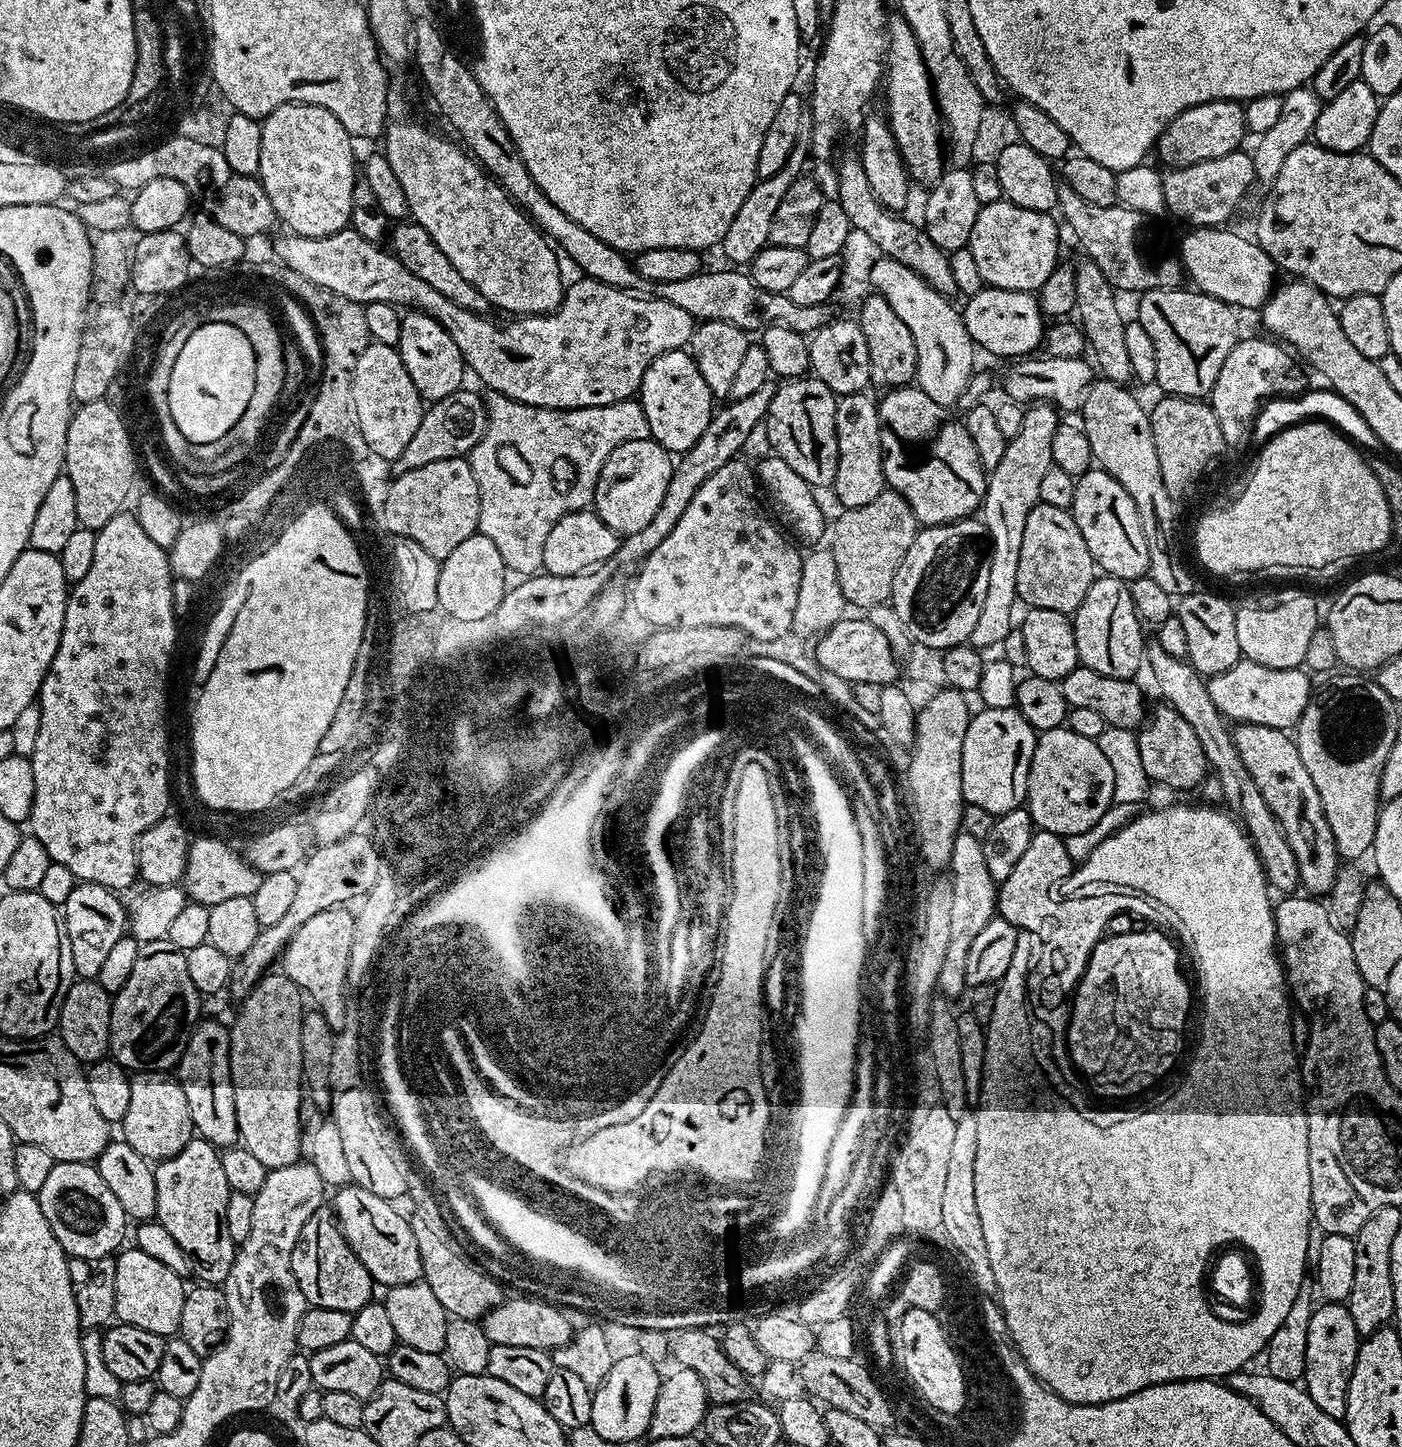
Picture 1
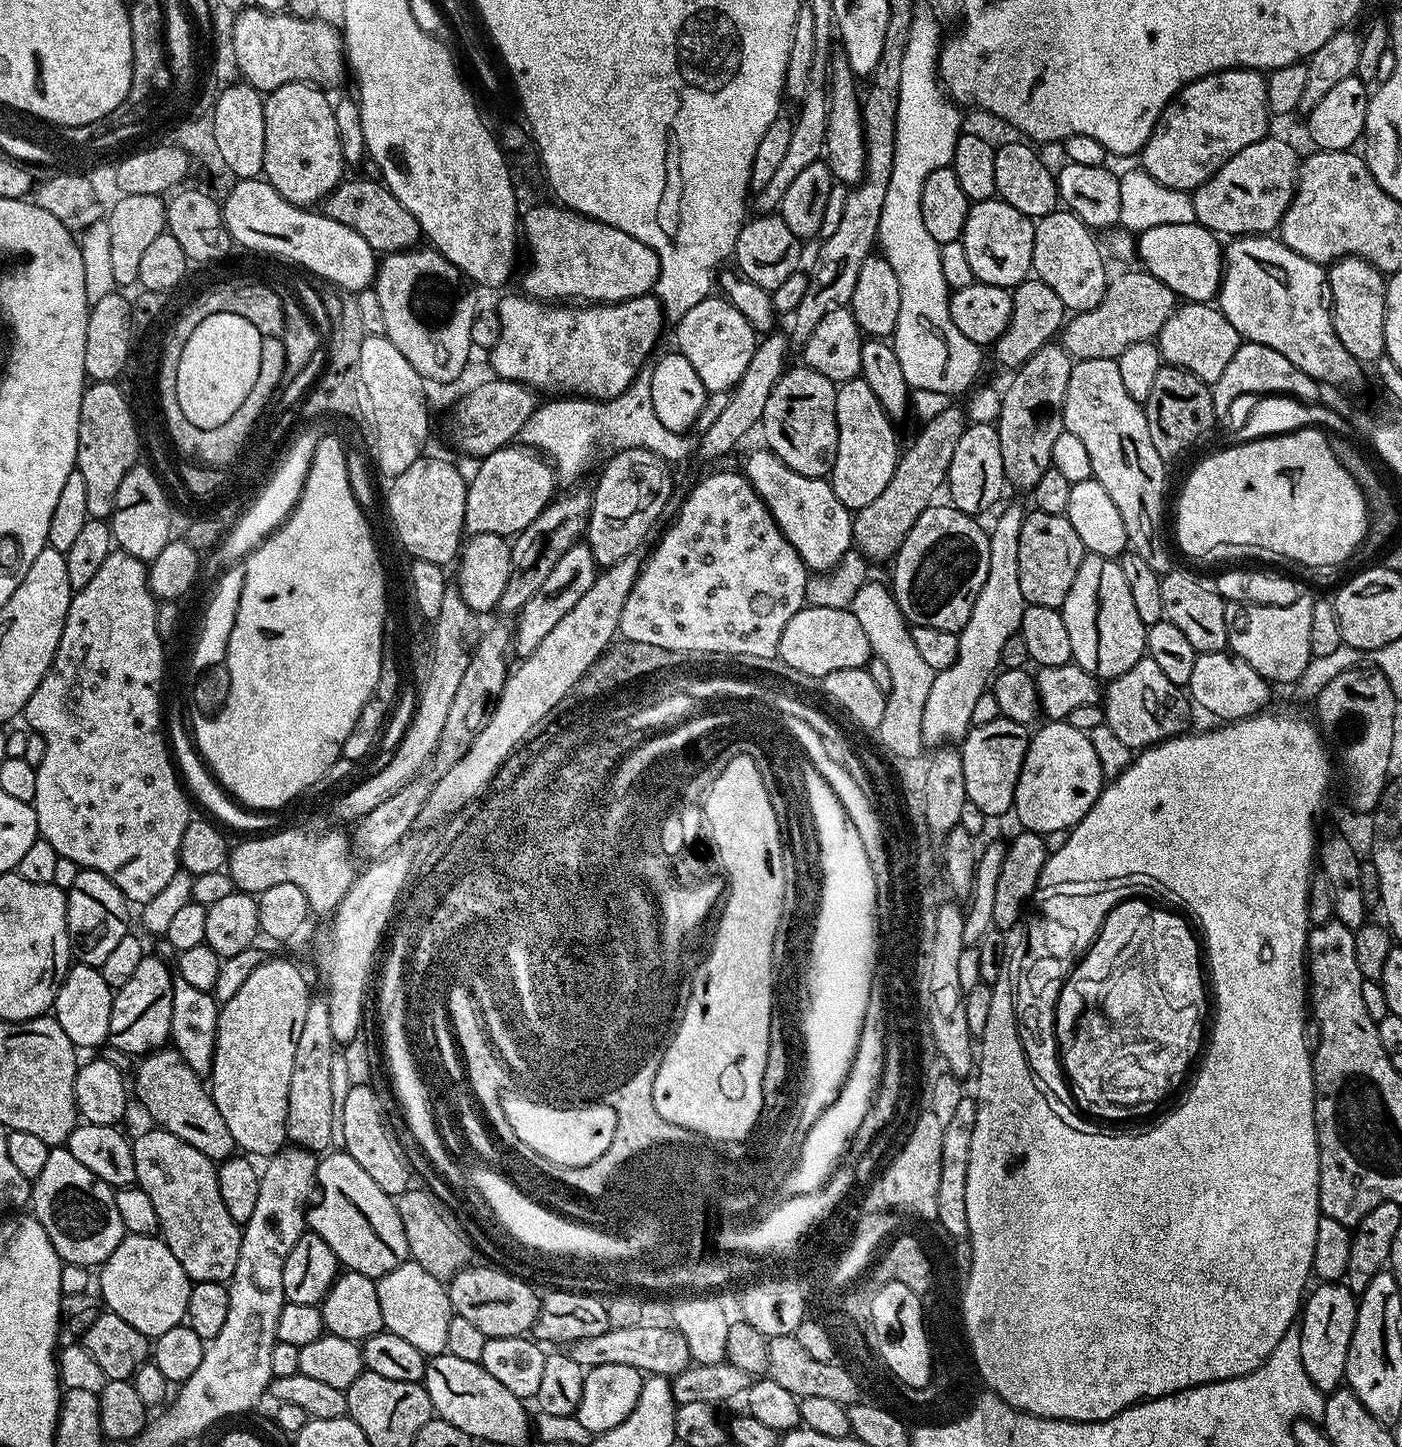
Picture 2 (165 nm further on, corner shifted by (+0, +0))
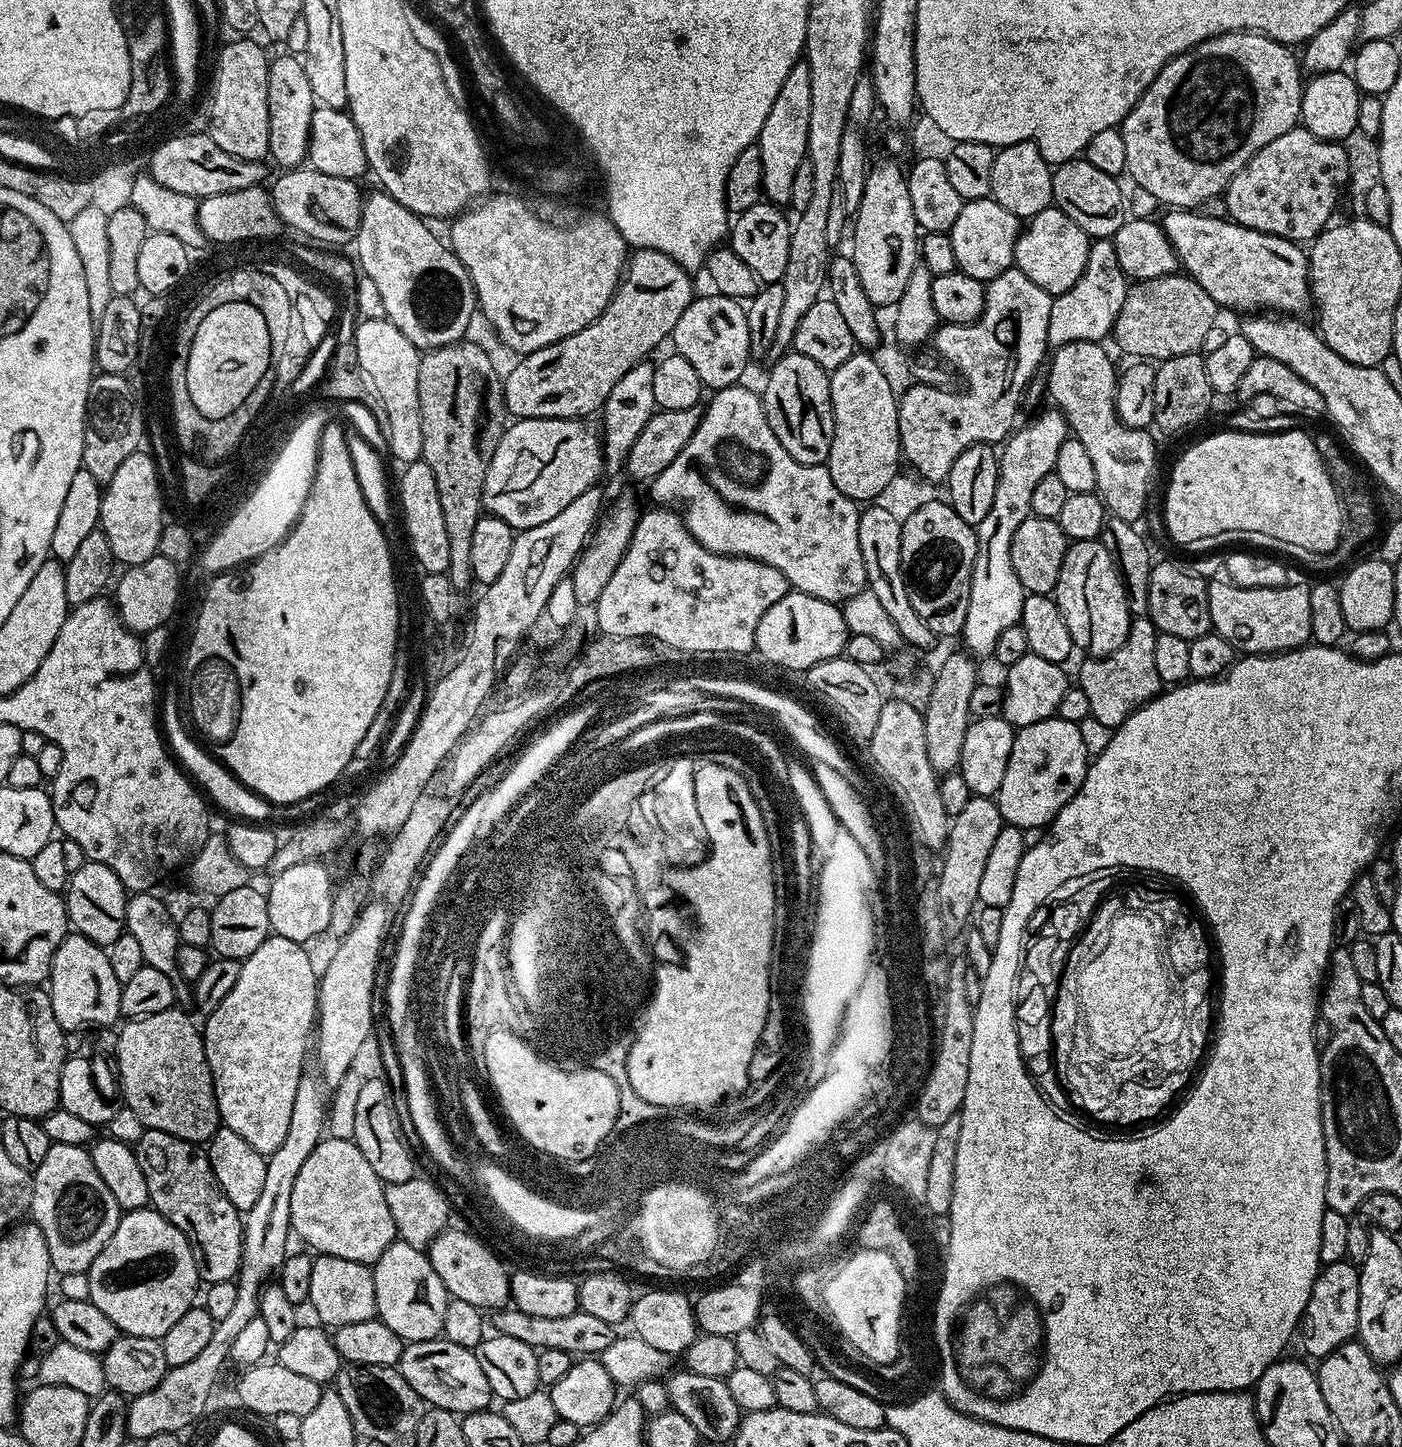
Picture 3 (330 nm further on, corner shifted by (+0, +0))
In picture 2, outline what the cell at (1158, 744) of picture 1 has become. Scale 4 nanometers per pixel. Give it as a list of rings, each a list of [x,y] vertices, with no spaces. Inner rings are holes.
[[[1145,655],[1126,674],[1118,674],[1118,678],[1107,681],[1102,692],[1104,723],[1114,730],[1115,736],[1126,742],[1133,750],[1143,750],[1153,744],[1161,744],[1171,736],[1179,736],[1189,731],[1188,719],[1194,713],[1194,704],[1179,684],[1170,682],[1158,662]]]

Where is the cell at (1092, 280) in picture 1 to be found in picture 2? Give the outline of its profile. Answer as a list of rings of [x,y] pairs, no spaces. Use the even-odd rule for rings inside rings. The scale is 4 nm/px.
[[[1057,210],[1041,216],[1035,225],[1032,255],[1035,279],[1046,282],[1046,286],[1050,286],[1050,290],[1062,298],[1065,309],[1073,313],[1094,310],[1094,306],[1102,302],[1102,294],[1106,294],[1110,271],[1104,265],[1106,256],[1101,241],[1092,237],[1095,236],[1093,229],[1086,227],[1073,212],[1067,210]]]

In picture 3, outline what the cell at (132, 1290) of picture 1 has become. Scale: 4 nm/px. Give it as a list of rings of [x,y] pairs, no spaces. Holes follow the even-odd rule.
[[[151,1206],[121,1215],[114,1234],[110,1234],[110,1242],[102,1246],[98,1258],[94,1258],[87,1274],[90,1278],[88,1299],[94,1306],[98,1306],[98,1310],[102,1310],[102,1314],[106,1314],[106,1318],[110,1318],[110,1322],[116,1324],[121,1333],[155,1340],[163,1338],[170,1326],[174,1326],[174,1322],[178,1322],[182,1314],[194,1307],[195,1300],[192,1299],[195,1296],[197,1299],[198,1289],[202,1284],[186,1234],[182,1234],[178,1226],[171,1224]]]

